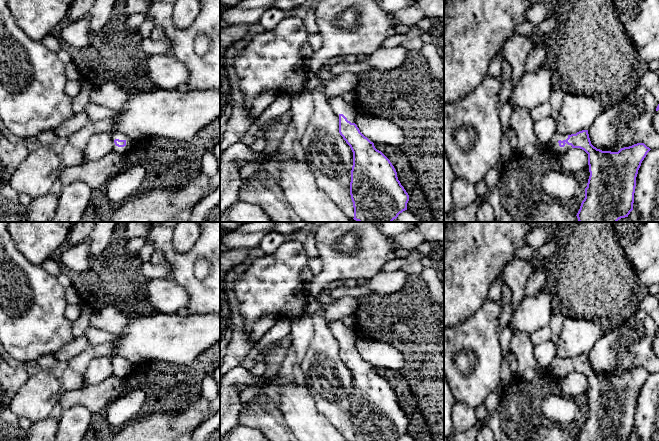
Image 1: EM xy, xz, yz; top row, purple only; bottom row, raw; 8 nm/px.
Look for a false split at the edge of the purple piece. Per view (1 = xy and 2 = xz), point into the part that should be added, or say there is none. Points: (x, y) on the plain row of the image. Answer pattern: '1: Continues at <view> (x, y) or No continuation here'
1: Continues at xy (115, 358)
2: Continues at xz (338, 329)

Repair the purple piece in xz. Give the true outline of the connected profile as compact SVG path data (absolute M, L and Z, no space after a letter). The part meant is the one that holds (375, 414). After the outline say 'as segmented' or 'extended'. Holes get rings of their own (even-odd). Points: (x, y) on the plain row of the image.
M332 321L328 327L339 343L339 357L353 376L350 419L354 441L398 441L407 434L409 419L401 409L390 384L365 361L355 348L356 333L342 321Z; extended

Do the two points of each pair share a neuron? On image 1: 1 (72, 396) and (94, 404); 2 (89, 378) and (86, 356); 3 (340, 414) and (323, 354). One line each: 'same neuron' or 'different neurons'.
1: same neuron
2: different neurons
3: same neuron

